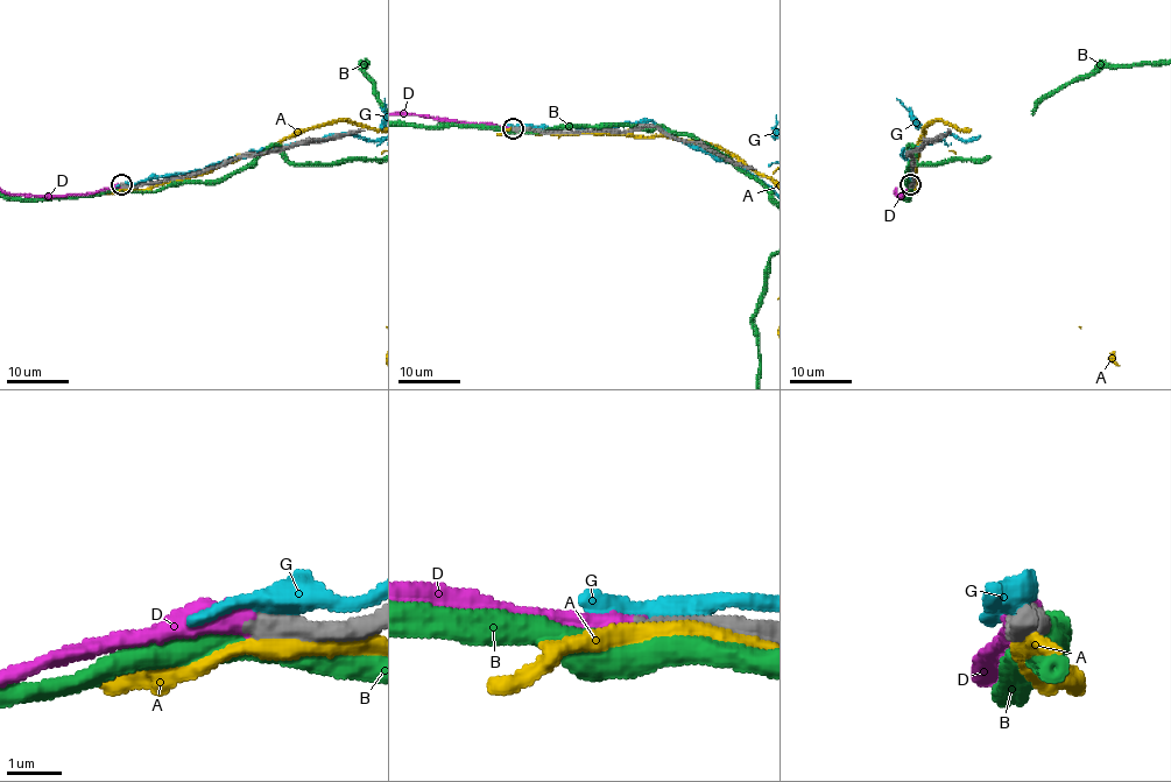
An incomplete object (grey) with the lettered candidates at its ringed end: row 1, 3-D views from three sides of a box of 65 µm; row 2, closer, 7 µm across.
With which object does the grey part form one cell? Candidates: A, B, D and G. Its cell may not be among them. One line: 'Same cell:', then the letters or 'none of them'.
Same cell: D

